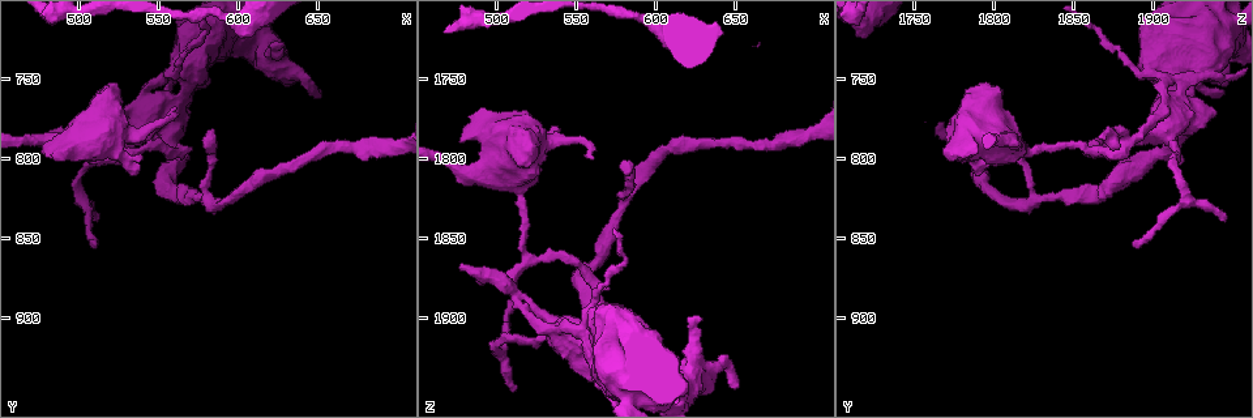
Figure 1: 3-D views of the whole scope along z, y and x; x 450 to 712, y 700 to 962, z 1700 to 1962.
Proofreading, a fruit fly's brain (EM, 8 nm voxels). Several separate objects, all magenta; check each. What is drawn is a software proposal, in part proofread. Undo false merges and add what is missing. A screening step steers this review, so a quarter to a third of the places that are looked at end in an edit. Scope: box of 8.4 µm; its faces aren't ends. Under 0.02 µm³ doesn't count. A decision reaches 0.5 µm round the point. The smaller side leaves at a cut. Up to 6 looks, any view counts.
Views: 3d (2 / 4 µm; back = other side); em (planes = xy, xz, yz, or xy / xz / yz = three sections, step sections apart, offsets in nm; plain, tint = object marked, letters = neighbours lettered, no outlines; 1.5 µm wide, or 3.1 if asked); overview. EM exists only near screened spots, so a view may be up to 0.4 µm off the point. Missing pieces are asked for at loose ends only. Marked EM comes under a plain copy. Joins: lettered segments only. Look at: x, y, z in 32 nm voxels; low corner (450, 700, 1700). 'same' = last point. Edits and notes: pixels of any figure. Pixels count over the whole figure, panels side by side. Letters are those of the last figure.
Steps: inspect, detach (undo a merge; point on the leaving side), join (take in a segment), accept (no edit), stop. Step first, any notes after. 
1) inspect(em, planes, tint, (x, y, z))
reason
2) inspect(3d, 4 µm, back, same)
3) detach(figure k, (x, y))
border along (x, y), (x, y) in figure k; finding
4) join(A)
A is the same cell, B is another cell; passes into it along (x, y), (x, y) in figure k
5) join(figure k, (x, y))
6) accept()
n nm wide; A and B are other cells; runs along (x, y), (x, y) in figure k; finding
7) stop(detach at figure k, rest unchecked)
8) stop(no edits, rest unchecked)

inspect(3d, 4 µm, (582, 784, 1808))
thin end

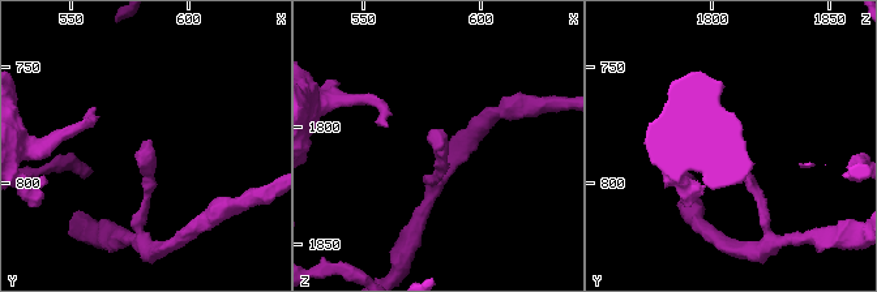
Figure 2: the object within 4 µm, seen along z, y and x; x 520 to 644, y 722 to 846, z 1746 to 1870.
inspect(em, xy, step 4, letters, (580, 784, 1809))

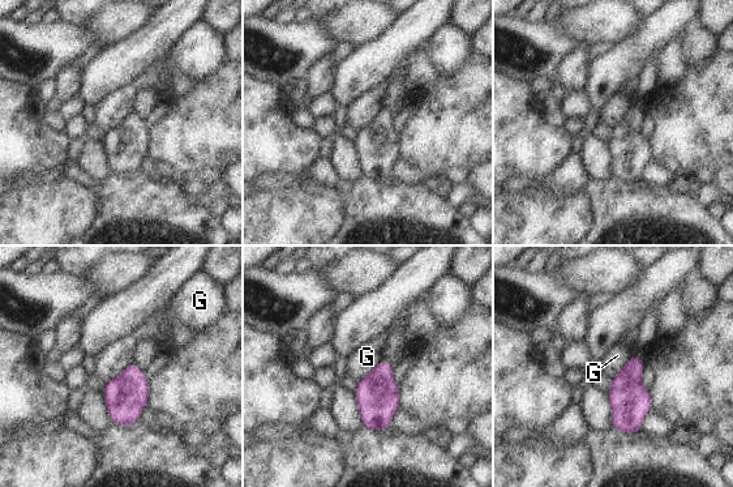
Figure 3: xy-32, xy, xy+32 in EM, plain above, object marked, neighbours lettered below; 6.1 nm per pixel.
accept()
G touches over 220 nm; G is another cell; border along (132, 361), (104, 383) in figure 3; none of them fits

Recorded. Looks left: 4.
inspect(3d, 2 µm, (632, 756, 1944))
thick end

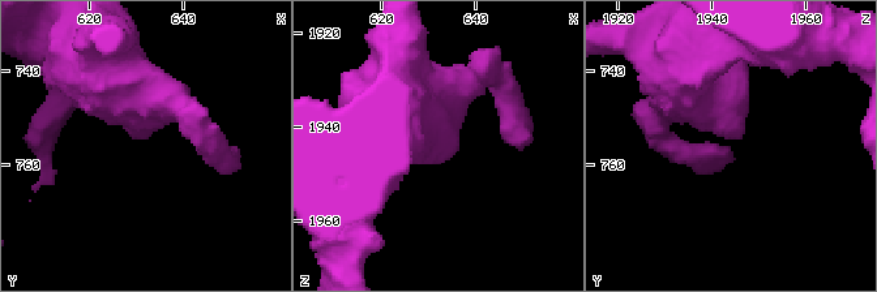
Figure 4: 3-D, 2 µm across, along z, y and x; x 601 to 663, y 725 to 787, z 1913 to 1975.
inspect(em, planes, letters, (632, 755, 1945))
need the tissue

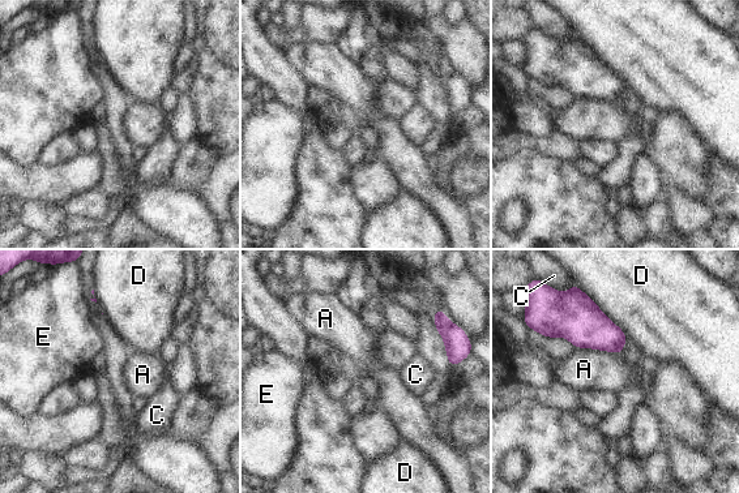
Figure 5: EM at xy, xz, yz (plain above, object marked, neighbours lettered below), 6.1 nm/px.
accept()
D touches over 480 nm; A, C, D and E are other cells; border along (575, 347), (590, 347), (622, 354) in figure 5; no lettered segment goes on from it

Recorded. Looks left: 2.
inspect(em, yz, step 8, letters, (562, 742, 1898))
sharp bend

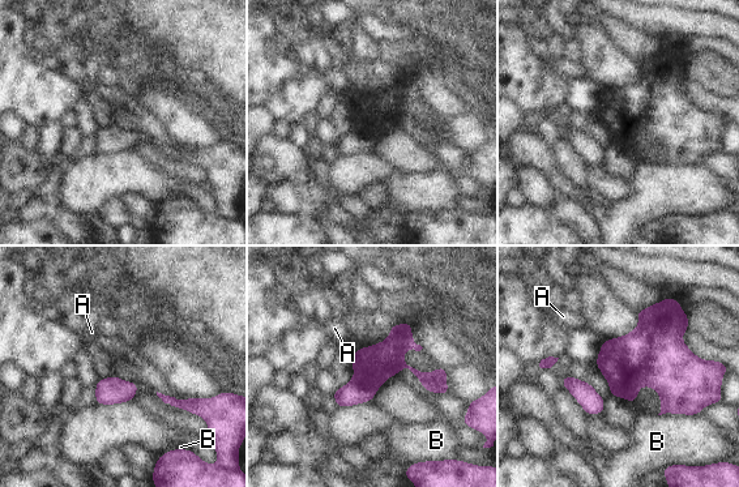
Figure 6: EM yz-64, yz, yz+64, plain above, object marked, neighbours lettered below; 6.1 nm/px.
detach(figure 6, (355, 392))
B touches over 110 nm; A and B are other cells; border along (355, 375), (367, 383), (380, 385) in figure 6; a second neuron is stuck on

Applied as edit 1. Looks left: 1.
stop(detach at figure 6, rest unchecked)

